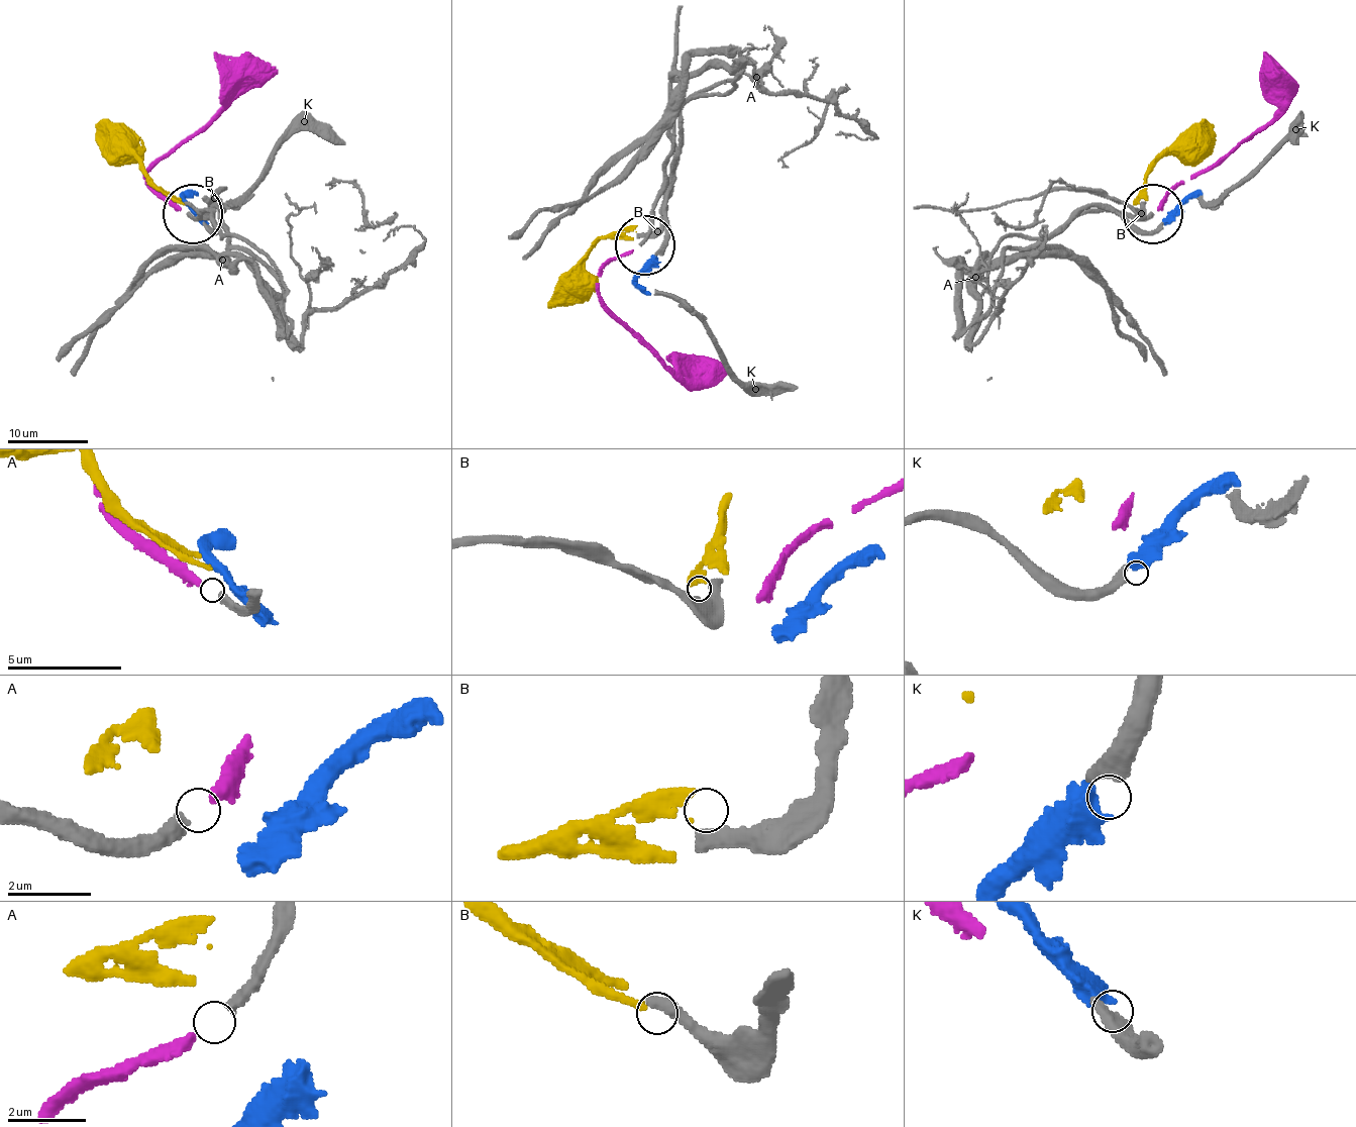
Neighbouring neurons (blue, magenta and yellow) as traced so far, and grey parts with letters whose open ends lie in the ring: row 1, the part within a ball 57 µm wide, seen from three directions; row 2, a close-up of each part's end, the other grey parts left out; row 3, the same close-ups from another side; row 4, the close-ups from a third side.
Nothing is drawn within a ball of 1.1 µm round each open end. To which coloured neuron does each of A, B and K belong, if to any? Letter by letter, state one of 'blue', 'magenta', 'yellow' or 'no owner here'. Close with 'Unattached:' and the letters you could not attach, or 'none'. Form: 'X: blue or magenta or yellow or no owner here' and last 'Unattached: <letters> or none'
A: magenta
B: yellow
K: blue
Unattached: none

